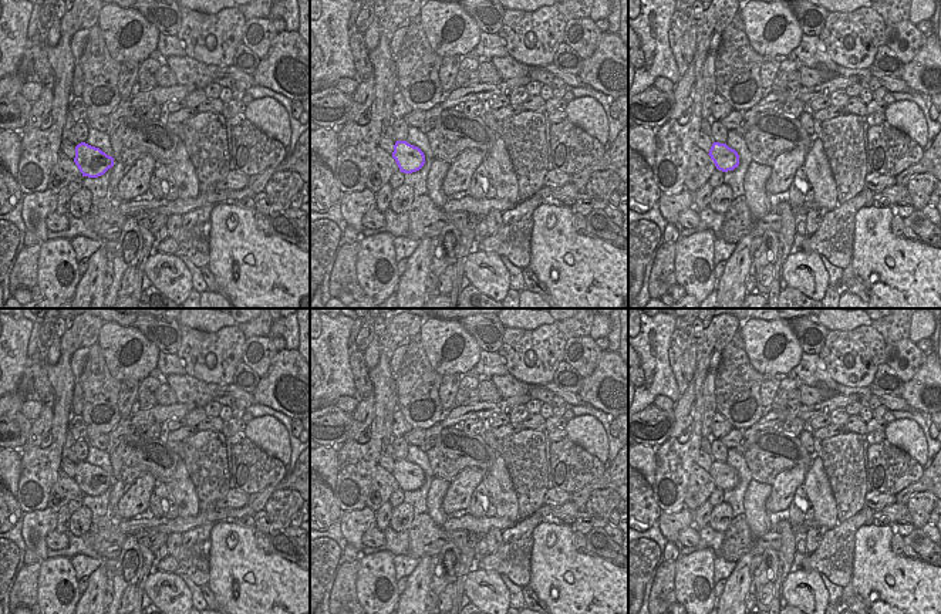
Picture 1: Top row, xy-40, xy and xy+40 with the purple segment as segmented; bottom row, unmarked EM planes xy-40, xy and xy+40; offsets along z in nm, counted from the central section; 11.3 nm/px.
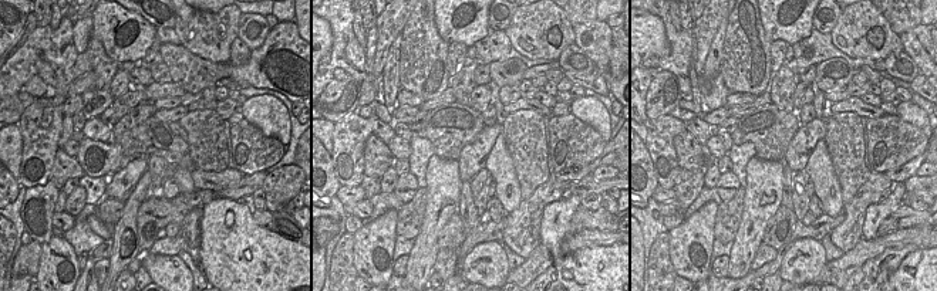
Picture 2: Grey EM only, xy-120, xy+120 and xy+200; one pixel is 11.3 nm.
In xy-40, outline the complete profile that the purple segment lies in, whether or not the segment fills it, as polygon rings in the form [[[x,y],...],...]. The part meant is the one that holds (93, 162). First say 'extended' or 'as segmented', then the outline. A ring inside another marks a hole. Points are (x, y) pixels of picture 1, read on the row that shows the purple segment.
as segmented; [[[81,142],[75,146],[75,165],[82,176],[98,178],[114,166],[114,158],[100,148]]]

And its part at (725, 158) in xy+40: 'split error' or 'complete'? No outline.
complete

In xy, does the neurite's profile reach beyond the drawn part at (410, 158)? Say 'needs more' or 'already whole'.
already whole

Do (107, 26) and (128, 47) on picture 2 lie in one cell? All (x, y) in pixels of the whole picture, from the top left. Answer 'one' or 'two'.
one

